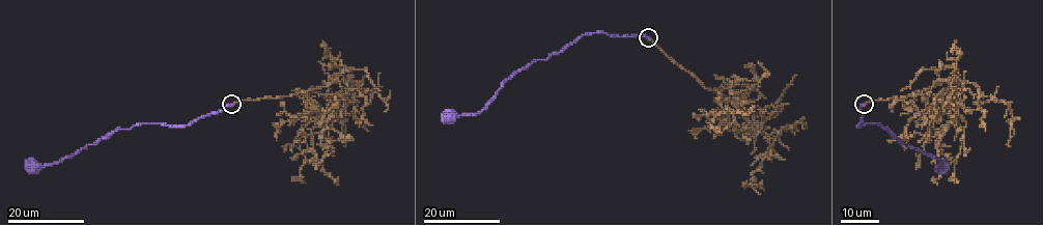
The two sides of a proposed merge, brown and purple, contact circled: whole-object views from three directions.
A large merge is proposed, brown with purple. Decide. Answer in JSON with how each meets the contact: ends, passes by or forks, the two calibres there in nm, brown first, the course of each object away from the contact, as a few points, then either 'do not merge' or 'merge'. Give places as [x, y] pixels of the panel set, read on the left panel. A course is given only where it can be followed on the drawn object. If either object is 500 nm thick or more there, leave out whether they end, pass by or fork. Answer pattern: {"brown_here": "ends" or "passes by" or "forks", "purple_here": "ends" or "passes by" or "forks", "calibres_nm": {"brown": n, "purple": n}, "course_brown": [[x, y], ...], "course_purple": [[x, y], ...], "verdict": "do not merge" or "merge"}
{"brown_here": "ends", "purple_here": "ends", "calibres_nm": {"brown": 240, "purple": 360}, "course_brown": [[232, 105], [344, 82], [337, 107], [311, 131], [316, 163], [307, 160], [292, 180]], "course_purple": [[232, 105], [198, 117], [188, 124], [143, 122], [130, 129], [116, 129], [61, 160], [26, 169]], "verdict": "do not merge"}

